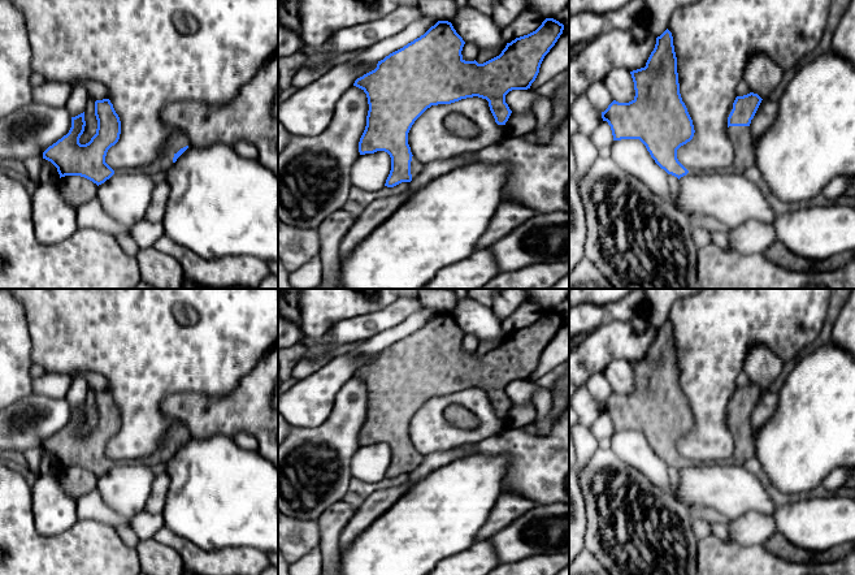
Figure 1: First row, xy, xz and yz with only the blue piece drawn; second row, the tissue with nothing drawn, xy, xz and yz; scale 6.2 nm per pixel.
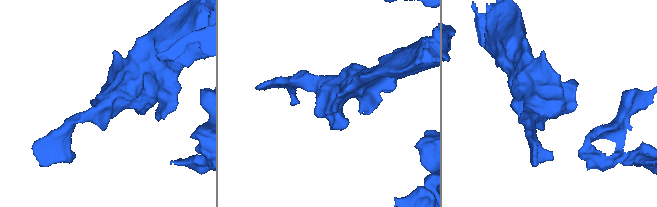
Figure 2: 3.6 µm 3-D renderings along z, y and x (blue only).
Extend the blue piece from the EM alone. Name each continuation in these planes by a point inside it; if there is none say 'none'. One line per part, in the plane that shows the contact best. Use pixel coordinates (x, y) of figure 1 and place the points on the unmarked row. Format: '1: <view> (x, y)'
1: xz (416, 458)

